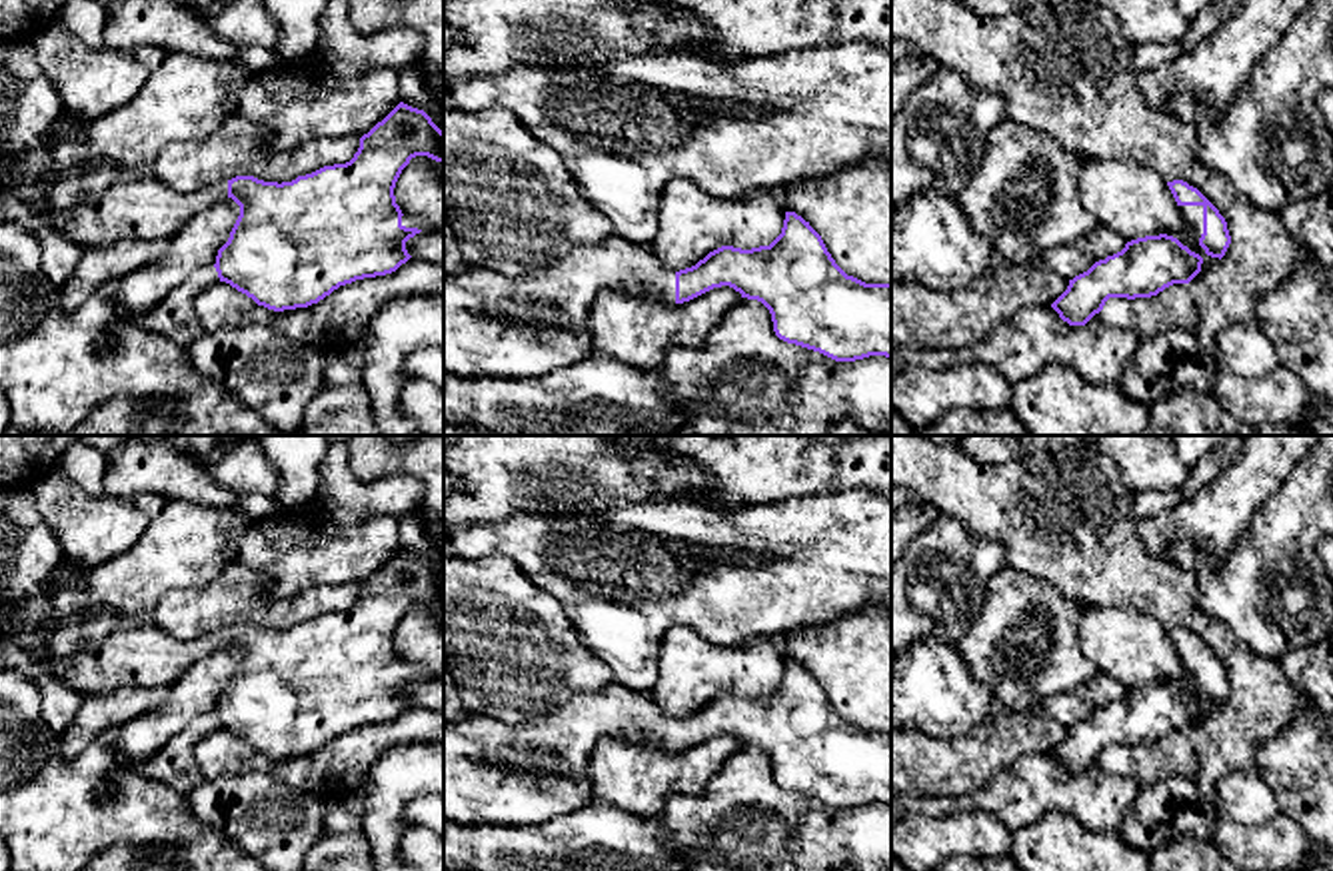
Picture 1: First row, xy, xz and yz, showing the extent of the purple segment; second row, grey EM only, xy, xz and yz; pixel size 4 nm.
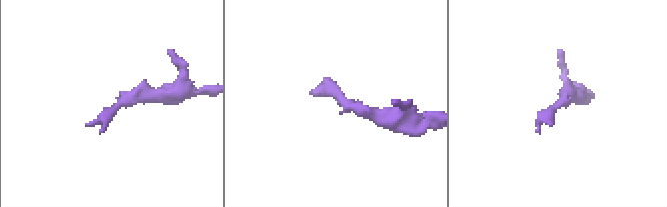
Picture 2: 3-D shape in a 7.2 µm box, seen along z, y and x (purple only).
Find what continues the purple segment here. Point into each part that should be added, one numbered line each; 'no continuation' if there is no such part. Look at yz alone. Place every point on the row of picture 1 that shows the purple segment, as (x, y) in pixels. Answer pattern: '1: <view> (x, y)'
1: yz (1192, 214)

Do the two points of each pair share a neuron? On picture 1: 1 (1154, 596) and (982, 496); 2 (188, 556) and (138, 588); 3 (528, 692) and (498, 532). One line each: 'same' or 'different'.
1: same
2: same
3: different

